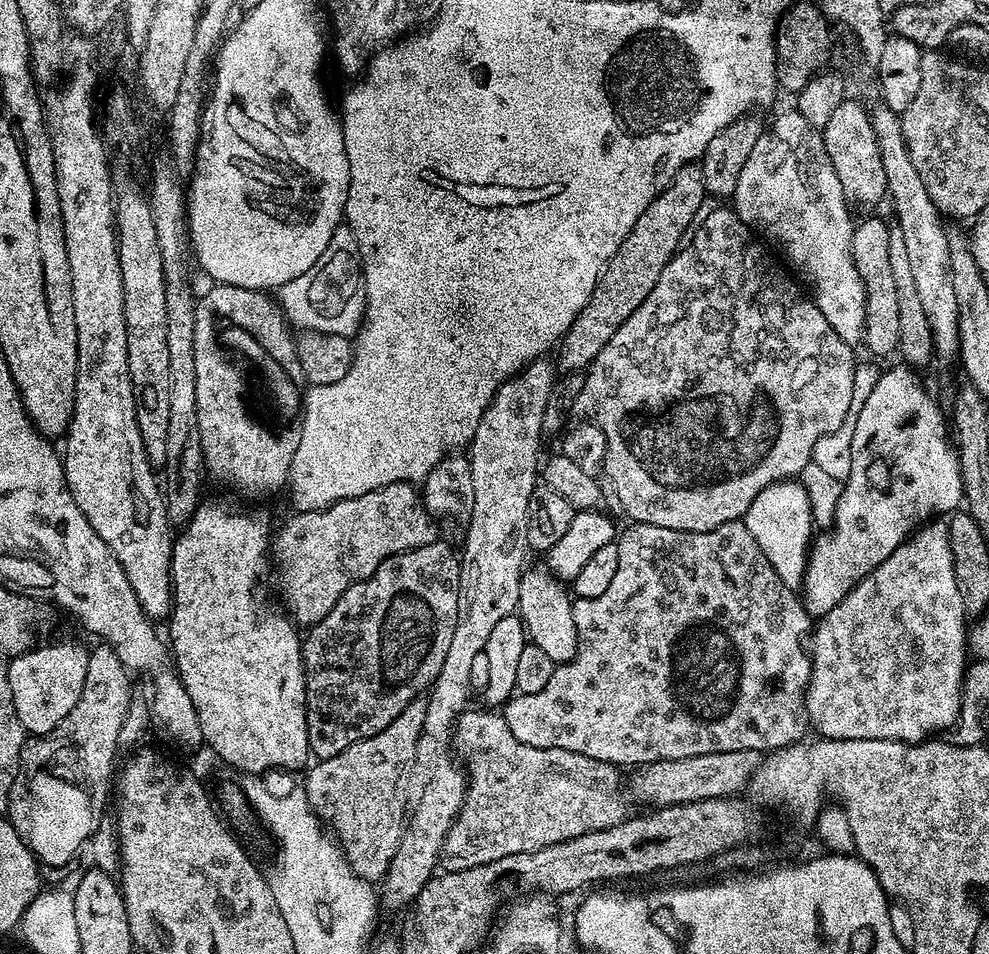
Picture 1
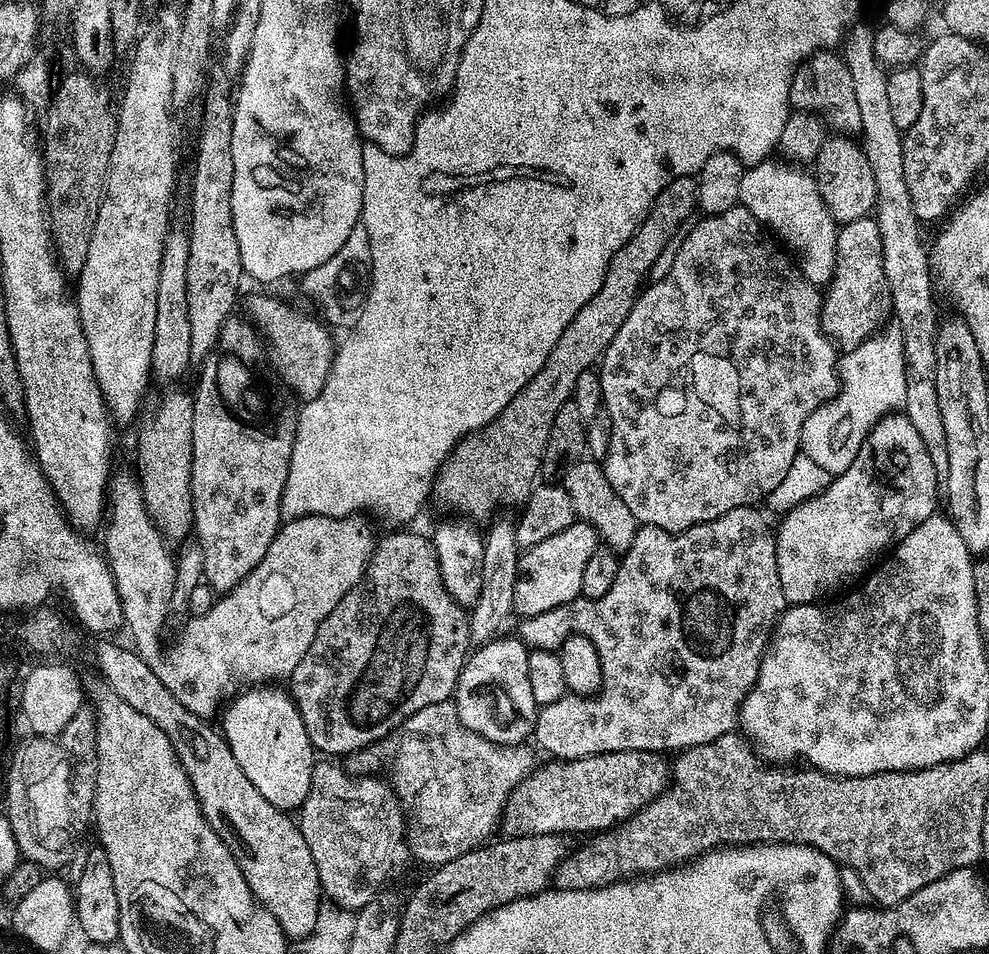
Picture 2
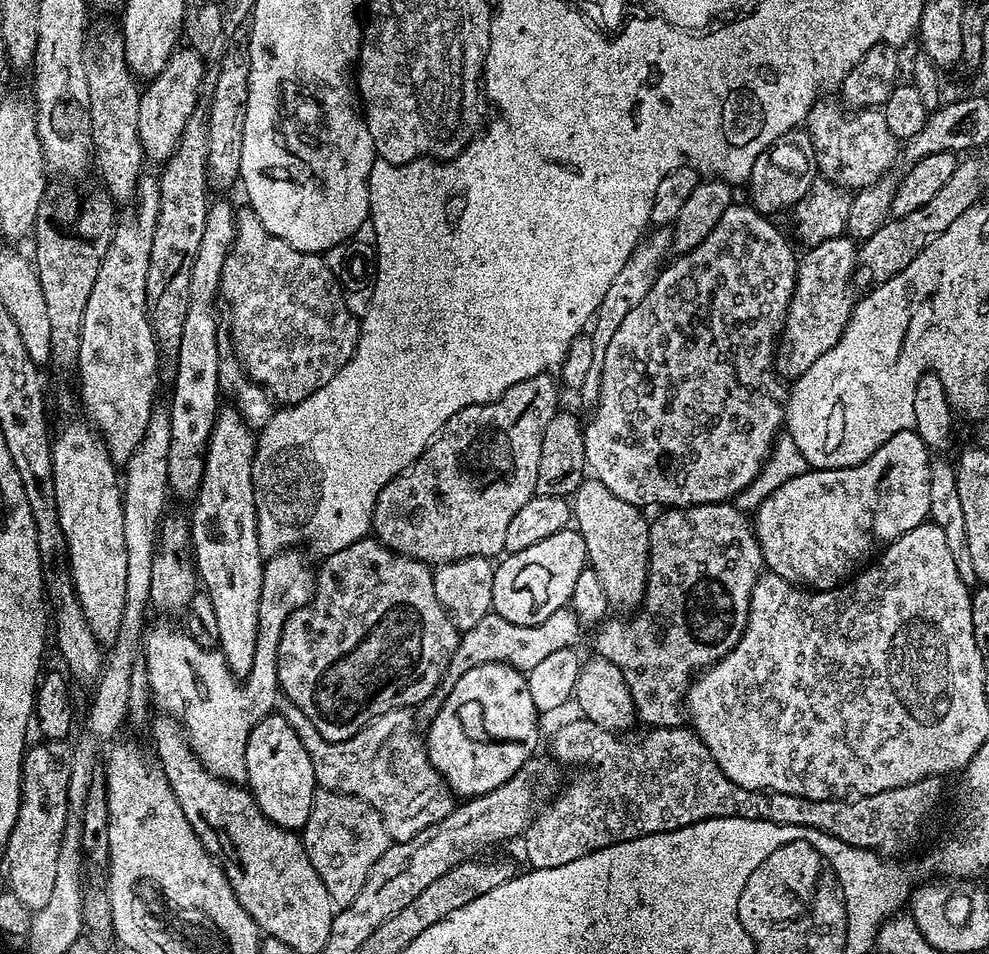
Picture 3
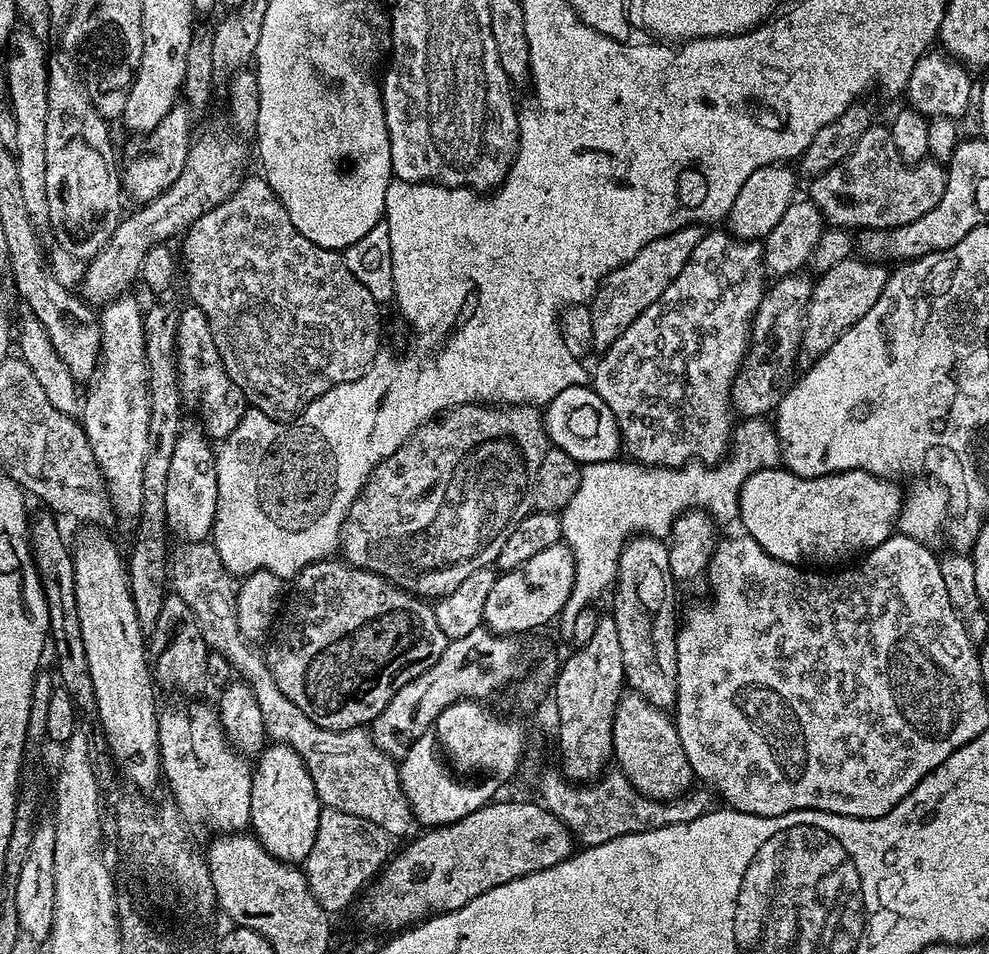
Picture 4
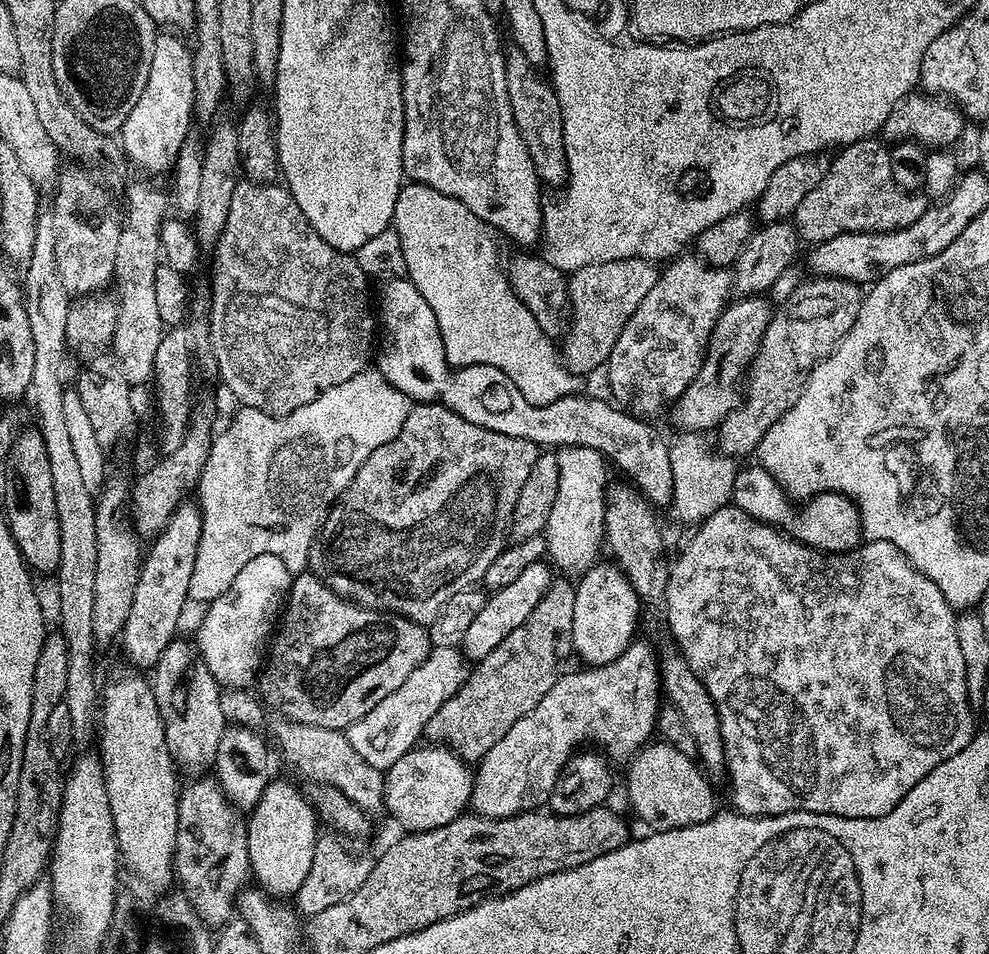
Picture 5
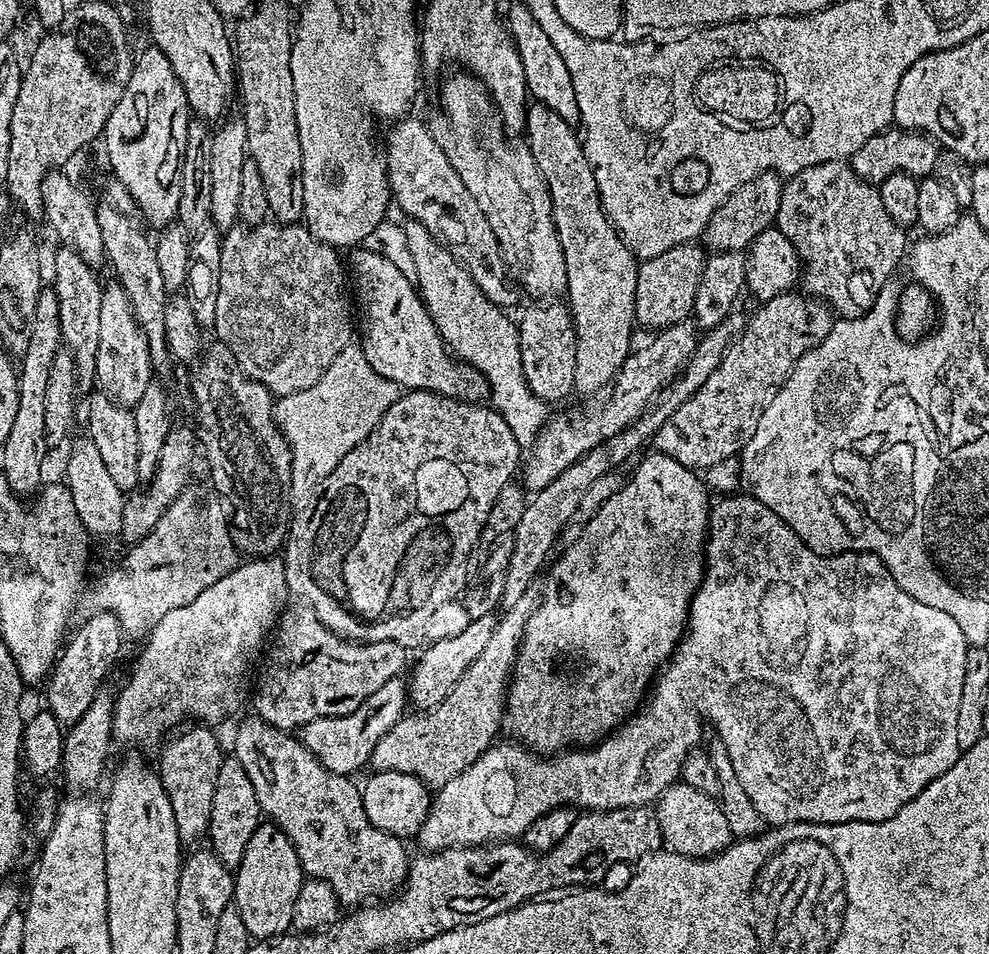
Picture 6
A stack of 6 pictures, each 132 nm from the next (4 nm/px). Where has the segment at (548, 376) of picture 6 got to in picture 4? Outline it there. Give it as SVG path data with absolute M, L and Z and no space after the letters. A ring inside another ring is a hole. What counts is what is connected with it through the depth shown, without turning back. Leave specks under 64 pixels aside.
M688 222L662 238L654 238L654 242L642 246L642 250L634 254L634 258L630 258L601 280L600 287L596 289L596 294L590 301L593 316L593 349L609 348L623 334L626 326L630 326L630 322L634 322L634 318L638 318L638 314L646 310L646 306L662 298L662 290L666 290L666 286L670 286L670 282L674 282L674 278L682 274L682 266L686 266L690 254L694 254L694 246L702 242L706 232L699 227L703 228L699 223Z

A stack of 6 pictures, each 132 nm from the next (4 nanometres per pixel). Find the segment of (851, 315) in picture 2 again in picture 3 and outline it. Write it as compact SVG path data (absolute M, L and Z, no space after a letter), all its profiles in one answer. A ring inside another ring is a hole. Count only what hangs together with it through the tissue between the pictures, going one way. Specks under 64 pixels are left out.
M847 235L813 244L796 265L796 285L790 298L784 327L778 337L774 367L781 377L802 375L830 346L838 346L838 338L846 330L852 313L852 275L858 272L858 244Z

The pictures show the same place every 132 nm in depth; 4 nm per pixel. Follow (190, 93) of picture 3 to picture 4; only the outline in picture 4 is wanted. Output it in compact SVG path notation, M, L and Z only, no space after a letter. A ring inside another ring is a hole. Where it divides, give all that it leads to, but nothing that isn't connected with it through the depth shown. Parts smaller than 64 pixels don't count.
M178 102L154 126L154 130L143 134L136 134L131 137L132 141L122 148L122 188L136 199L137 205L149 204L158 194L162 194L170 186L174 186L174 181L178 174L182 174L182 166L186 166L186 154L192 133L193 113L187 103Z

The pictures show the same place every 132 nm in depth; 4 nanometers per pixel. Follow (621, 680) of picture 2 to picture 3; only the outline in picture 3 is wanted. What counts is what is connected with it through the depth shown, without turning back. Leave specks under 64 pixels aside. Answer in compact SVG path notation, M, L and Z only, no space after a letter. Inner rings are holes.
M725 502L722 504L699 504L689 508L670 508L659 513L661 516L651 521L649 526L649 564L648 564L648 584L644 594L643 605L638 614L633 615L628 621L629 624L623 624L623 619L612 620L608 618L595 629L597 653L602 654L603 659L614 662L618 670L624 672L624 681L630 690L630 694L636 701L636 714L639 723L648 724L649 729L653 728L679 728L682 724L682 717L686 712L686 693L689 684L694 677L703 672L706 668L711 668L717 664L730 650L738 646L742 634L746 630L748 621L748 611L750 610L750 594L754 590L756 580L765 571L764 559L760 543L756 537L756 529L753 521L745 513L736 507L735 503ZM675 564L684 564L684 580L680 580L680 572L675 568ZM571 607L554 610L554 614L550 614L550 618L546 618L546 622L538 626L514 626L514 622L506 622L506 618L491 611L486 618L482 618L482 622L478 622L478 626L461 635L460 645L448 667L447 679L457 680L466 670L474 670L474 666L483 664L509 664L527 674L538 662L544 661L556 650L573 647L580 631L580 619Z

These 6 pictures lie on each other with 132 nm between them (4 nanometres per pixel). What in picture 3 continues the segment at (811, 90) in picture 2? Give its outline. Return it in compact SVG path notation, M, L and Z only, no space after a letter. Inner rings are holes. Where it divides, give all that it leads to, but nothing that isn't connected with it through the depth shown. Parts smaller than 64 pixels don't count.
M832 98L817 100L806 121L806 131L814 142L819 175L849 190L884 180L884 171L897 159L898 142L890 134L890 126L886 126L883 111L879 107L849 110L839 99L828 99Z

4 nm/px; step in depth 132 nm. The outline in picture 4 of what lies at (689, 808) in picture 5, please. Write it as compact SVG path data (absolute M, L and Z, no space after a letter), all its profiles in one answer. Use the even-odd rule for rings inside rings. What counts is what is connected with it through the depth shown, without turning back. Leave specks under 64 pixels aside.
M631 690L625 691L616 703L612 755L619 772L651 800L674 800L693 787L692 767L686 758L682 738L678 738L675 719Z

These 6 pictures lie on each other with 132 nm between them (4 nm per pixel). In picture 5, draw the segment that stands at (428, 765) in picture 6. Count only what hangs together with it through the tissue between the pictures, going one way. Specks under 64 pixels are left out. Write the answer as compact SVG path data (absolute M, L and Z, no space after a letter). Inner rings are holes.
M562 576L553 579L530 618L512 630L486 658L473 665L462 687L438 708L438 712L424 727L424 736L429 743L447 744L465 763L477 763L519 718L525 717L546 696L561 675L563 662L574 650L572 634L576 589L573 581L568 580L571 579Z

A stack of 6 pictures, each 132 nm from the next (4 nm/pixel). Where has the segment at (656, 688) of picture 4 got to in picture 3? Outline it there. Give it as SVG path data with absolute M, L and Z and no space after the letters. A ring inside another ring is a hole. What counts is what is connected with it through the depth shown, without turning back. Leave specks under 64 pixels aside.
M586 478L578 486L578 490L570 497L572 506L572 518L577 532L582 534L586 542L586 554L588 564L598 574L602 581L602 587L606 590L606 598L613 609L622 612L621 615L628 616L635 613L642 605L645 590L648 584L649 564L649 526L651 521L641 509L632 503L622 502L618 494L610 494L602 481L595 478Z

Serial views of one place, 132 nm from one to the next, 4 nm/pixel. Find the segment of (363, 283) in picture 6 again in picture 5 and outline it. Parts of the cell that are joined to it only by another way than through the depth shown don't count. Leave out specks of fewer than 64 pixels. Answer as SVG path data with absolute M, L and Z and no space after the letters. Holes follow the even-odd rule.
M393 276L383 281L384 289L378 292L378 324L382 331L378 336L378 355L374 364L380 373L394 386L403 396L412 402L439 402L445 404L454 414L466 418L466 422L474 422L474 426L482 426L486 430L494 430L498 434L510 434L510 438L526 438L538 446L551 446L553 449L562 448L592 448L605 458L610 458L611 463L621 468L628 474L631 483L636 486L640 482L640 452L616 452L616 444L608 448L604 444L604 432L608 432L608 440L616 436L616 428L620 428L620 420L616 420L619 407L610 402L607 408L604 405L609 402L600 398L597 404L592 404L595 395L577 394L563 396L558 400L560 403L560 424L540 424L540 416L532 412L532 404L522 398L522 390L510 382L510 378L498 366L486 366L475 364L465 368L454 368L448 363L446 350L442 342L442 334L438 330L438 318L434 318L434 310L426 298L418 292L418 286L404 276Z

